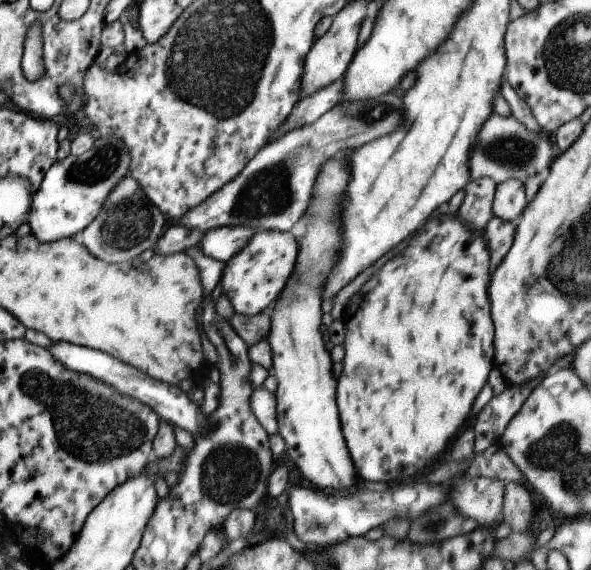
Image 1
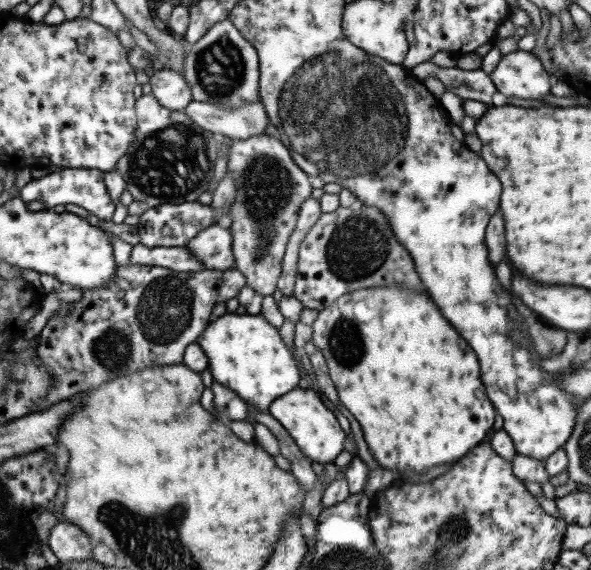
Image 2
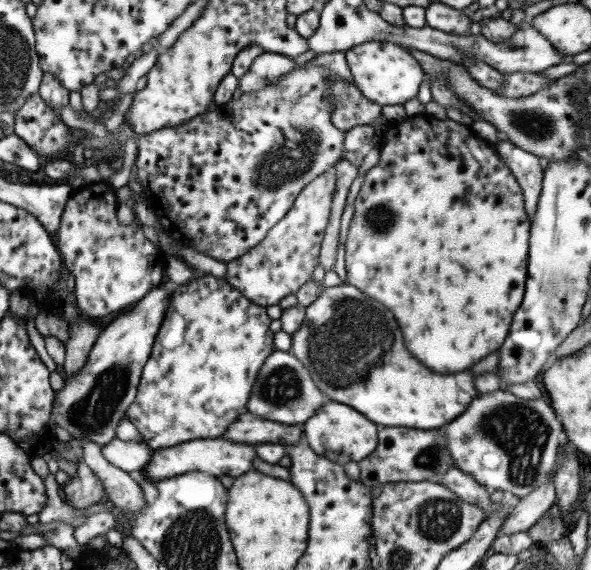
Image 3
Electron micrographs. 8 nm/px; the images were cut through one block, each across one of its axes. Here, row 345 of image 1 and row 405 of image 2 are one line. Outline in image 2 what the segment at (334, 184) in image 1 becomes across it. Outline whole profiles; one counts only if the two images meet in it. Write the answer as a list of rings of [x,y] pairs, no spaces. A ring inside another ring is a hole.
[[[297,388],[279,396],[277,400],[273,400],[273,404],[269,404],[267,412],[287,430],[287,434],[297,442],[297,450],[311,462],[319,462],[323,466],[333,464],[333,460],[343,452],[345,434],[333,414],[321,404],[321,396],[311,388]]]

